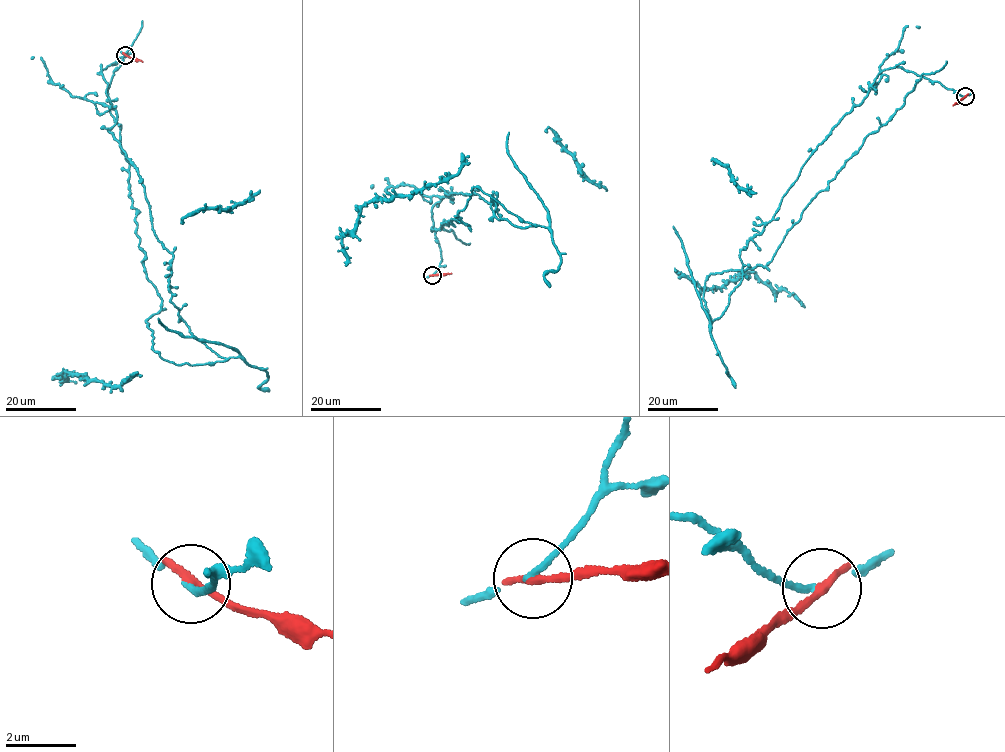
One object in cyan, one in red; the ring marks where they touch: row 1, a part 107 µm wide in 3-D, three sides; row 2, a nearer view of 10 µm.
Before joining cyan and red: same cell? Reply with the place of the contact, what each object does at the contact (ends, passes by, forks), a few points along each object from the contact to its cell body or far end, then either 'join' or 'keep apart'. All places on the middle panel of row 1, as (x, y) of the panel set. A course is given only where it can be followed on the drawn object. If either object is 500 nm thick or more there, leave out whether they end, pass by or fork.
(432, 275) | cyan passes by | red ends | cyan via (432, 274), (446, 194), (533, 225), (473, 188), (455, 217), (470, 226), (431, 229), (470, 244) | red via (432, 275), (451, 274) | keep apart

